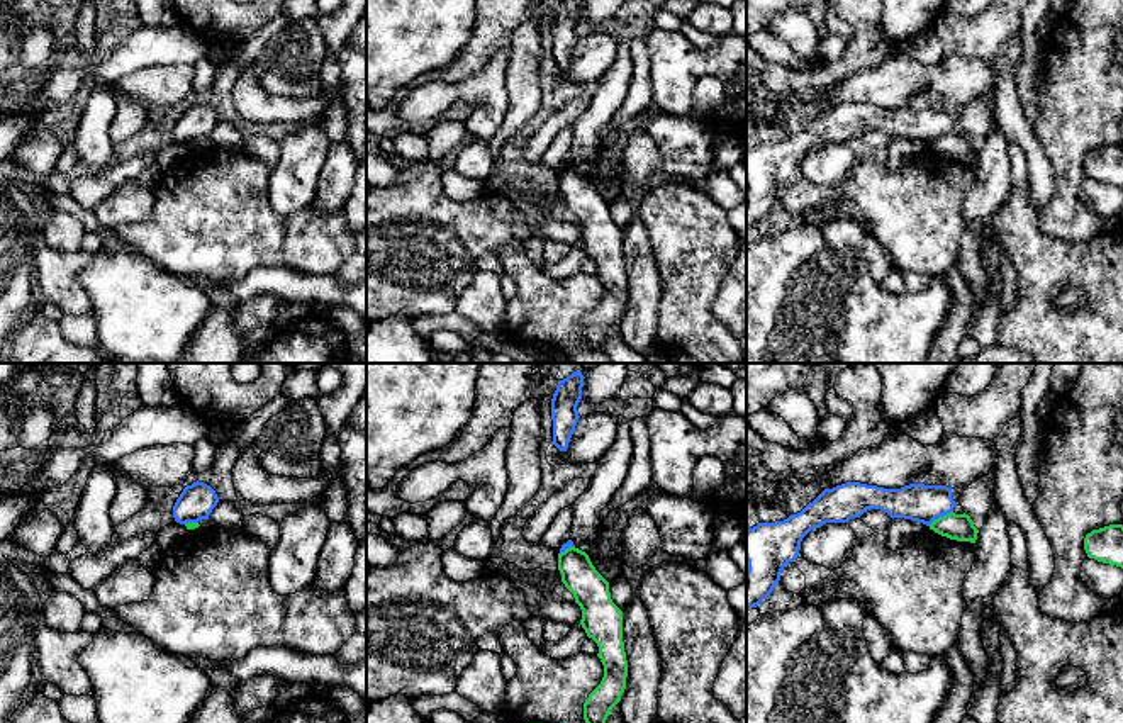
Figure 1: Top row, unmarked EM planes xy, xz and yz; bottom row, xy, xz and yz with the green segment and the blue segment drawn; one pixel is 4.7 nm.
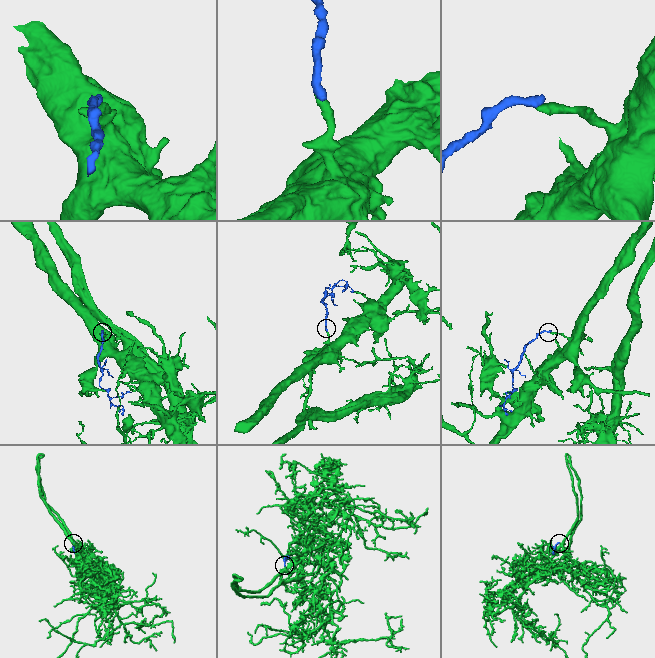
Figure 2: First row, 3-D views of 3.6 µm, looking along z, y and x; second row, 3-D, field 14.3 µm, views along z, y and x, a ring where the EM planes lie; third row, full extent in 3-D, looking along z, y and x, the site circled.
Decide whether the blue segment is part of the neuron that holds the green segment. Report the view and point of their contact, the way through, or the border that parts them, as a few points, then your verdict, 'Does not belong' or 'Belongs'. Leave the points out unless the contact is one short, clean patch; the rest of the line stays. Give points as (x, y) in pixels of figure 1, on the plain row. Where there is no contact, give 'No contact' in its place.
Touches green at yz (942, 136). Boundary: yz (952, 131), (928, 145). Does not belong

